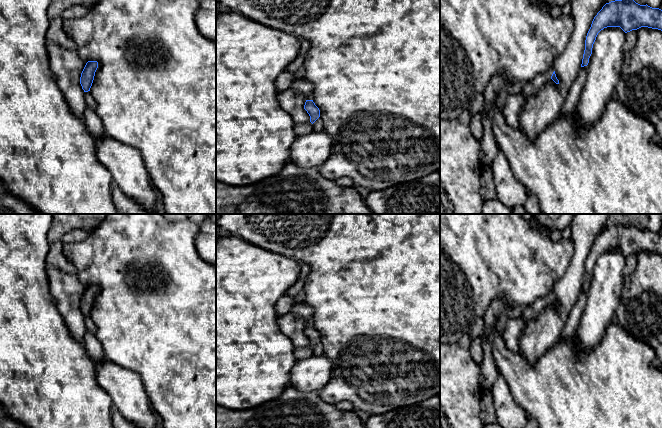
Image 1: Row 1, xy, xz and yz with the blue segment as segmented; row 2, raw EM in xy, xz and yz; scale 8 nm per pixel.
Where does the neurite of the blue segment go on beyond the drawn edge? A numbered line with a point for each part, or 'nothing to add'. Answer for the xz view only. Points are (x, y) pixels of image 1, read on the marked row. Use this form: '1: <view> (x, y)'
1: xz (301, 85)

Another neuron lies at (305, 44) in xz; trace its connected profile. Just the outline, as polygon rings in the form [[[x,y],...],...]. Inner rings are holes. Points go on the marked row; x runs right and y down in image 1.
[[[300,39],[301,47],[298,55],[306,57],[310,49],[310,42],[306,39]]]

